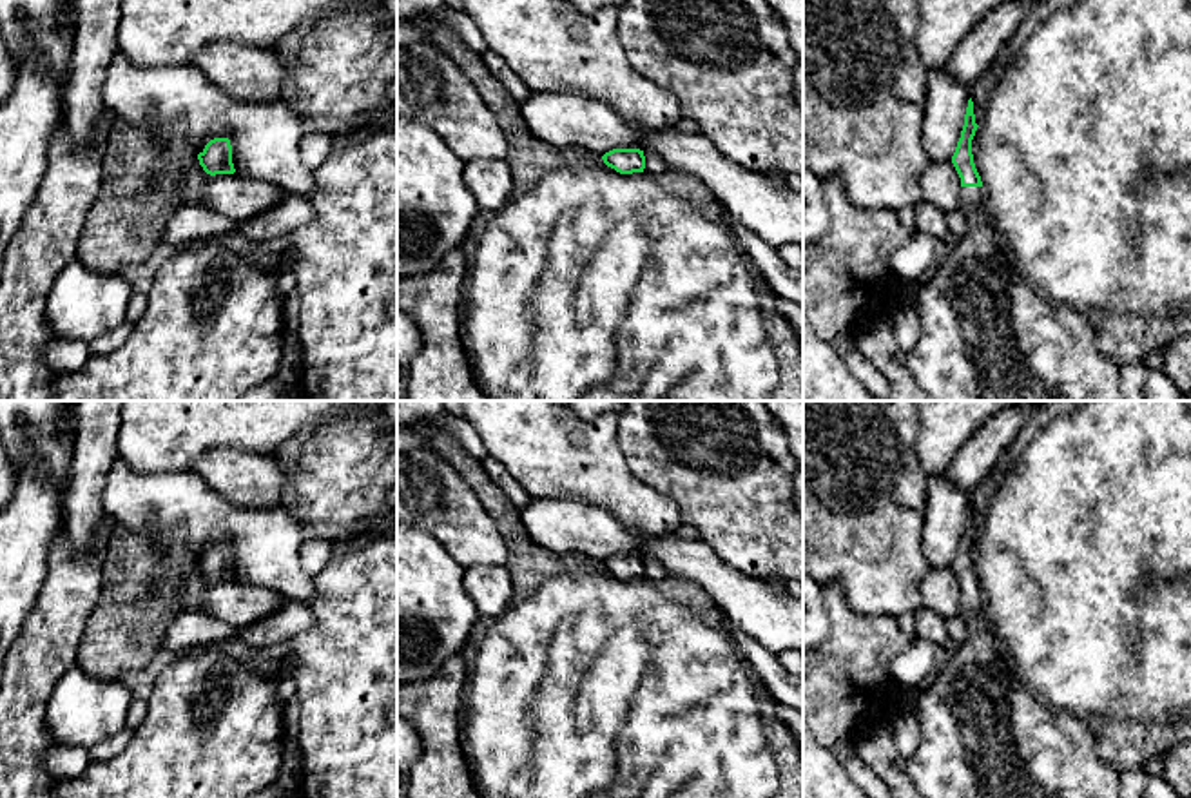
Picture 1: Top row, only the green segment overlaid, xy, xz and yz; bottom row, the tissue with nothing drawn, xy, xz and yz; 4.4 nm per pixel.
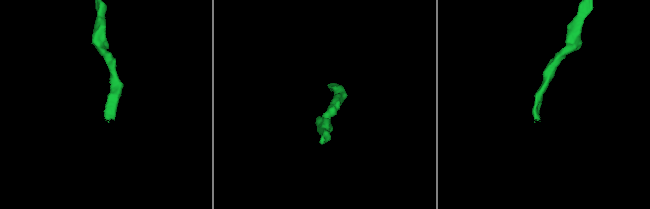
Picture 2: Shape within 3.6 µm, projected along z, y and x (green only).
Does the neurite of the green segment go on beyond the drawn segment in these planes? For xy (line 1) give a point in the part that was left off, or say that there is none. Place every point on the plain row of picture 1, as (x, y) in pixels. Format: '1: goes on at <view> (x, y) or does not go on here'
1: does not go on here

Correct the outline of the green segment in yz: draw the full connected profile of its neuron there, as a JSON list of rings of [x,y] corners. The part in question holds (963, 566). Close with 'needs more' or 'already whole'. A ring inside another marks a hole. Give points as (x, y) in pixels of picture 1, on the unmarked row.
[[[970,504],[952,562],[968,637],[937,678],[917,695],[912,711],[921,738],[906,760],[906,774],[923,798],[1120,798],[1118,773],[1099,756],[1093,724],[1048,706],[1015,676],[986,620],[986,602],[972,560],[977,533]]] | needs more

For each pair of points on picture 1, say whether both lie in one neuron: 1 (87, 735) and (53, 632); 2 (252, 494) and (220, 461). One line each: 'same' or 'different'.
1: different
2: same

